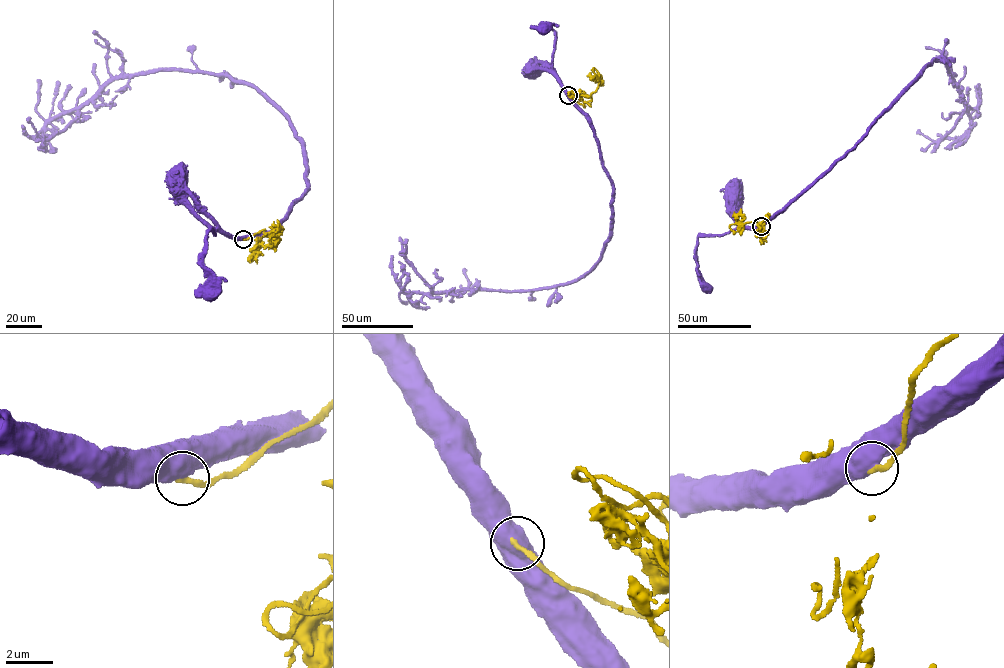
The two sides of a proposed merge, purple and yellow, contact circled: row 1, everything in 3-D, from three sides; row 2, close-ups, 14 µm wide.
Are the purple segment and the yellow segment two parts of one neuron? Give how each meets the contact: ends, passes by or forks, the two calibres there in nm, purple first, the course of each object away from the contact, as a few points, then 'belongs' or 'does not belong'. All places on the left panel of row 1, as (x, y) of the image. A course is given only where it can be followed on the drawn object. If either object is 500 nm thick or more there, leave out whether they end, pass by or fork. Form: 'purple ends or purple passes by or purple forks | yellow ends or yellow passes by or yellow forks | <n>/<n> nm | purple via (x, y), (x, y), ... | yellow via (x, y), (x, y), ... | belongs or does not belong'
800/240 nm | purple via (243, 239), (216, 230), (214, 234), (208, 231), (203, 258), (210, 293) | yellow via (243, 239), (264, 230), (265, 235), (273, 233), (272, 237), (279, 241), (270, 240), (278, 227), (273, 222) | does not belong

